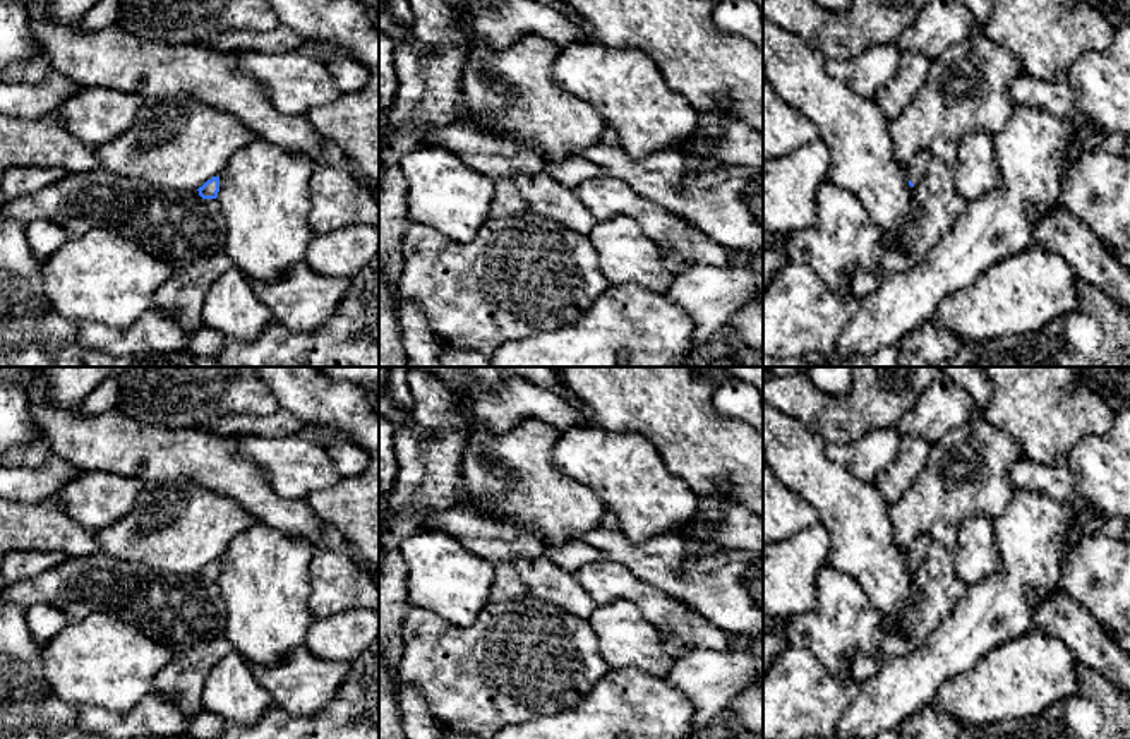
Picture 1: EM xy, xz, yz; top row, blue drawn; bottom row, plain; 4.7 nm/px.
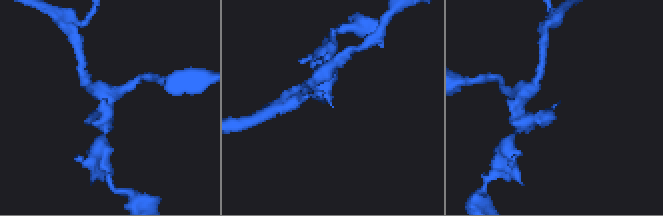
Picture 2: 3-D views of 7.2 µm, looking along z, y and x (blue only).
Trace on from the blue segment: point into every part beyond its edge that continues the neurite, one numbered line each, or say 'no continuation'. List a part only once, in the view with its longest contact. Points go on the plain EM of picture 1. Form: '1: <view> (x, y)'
1: yz (919, 549)

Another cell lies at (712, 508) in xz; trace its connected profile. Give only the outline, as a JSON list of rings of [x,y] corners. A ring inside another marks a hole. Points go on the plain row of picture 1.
[[[724,490],[700,497],[698,509],[693,516],[698,523],[713,523],[724,518],[725,511],[732,506],[732,501]]]

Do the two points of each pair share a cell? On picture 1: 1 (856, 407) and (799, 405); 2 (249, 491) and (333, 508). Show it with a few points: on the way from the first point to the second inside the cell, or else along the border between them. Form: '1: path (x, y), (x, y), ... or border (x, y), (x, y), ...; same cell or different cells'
1: path (842, 407), (813, 407); same cell
2: border (304, 501), (326, 527), (336, 530); different cells

